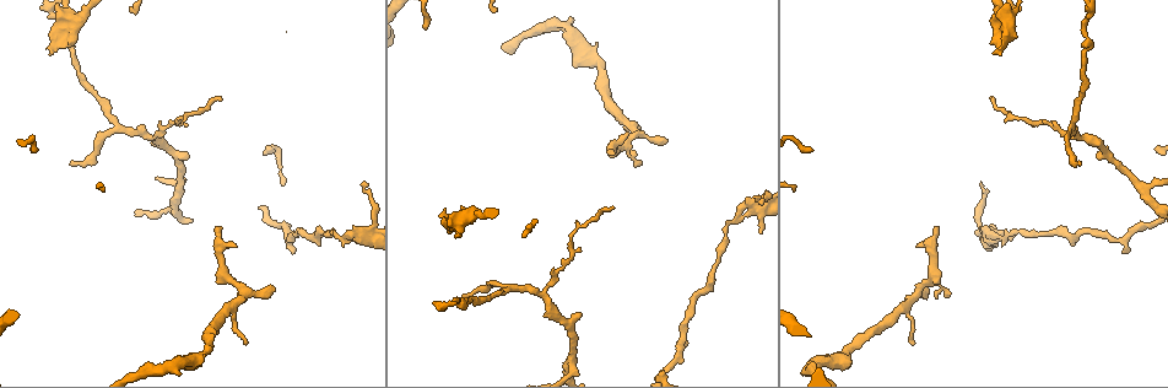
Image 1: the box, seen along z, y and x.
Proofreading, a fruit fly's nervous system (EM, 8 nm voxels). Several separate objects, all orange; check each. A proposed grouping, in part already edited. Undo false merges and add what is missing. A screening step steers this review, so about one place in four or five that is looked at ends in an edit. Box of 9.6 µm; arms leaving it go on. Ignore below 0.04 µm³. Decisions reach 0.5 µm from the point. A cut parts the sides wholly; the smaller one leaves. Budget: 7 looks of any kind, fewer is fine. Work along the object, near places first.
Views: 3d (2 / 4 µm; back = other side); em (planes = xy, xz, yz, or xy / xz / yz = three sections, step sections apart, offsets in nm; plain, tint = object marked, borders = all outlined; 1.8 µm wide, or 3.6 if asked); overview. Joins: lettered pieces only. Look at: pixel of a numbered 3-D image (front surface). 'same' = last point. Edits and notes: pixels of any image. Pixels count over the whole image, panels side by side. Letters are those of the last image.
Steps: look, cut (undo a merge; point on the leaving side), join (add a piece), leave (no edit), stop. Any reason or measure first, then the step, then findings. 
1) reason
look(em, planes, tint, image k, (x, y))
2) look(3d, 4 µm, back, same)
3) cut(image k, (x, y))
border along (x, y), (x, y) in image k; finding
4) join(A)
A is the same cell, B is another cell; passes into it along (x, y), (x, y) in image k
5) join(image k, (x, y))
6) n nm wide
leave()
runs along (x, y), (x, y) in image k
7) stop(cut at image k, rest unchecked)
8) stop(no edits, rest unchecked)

look(3d, 2 µm, image 1, (994, 97))

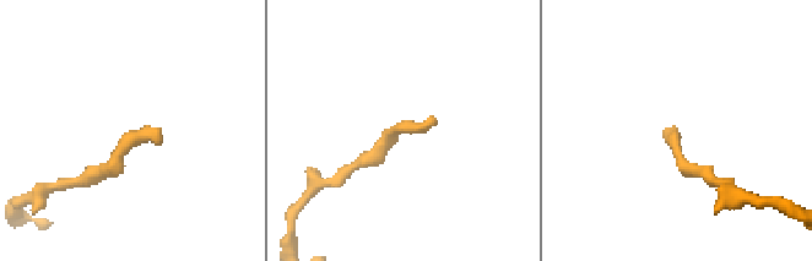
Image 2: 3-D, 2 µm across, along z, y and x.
need the tissue
look(em, planes, borders, image 2, (158, 131))

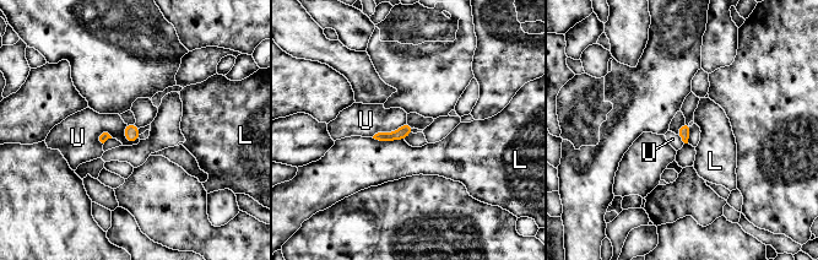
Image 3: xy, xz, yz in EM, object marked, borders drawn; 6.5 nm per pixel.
leave()
L and U are other cells; border along (406, 120), (394, 130), (372, 136) in image 3; none of them fits

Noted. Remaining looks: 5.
free end
look(em, xy, step 4, borders, image 1, (70, 46))

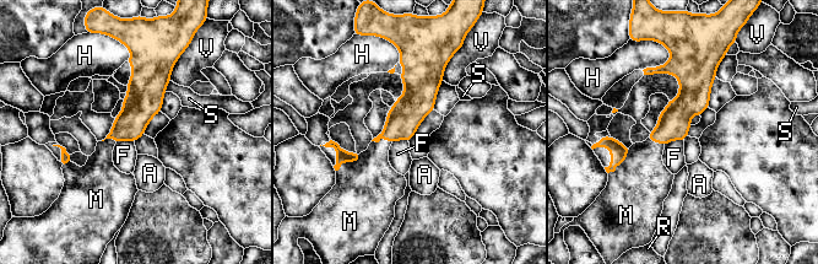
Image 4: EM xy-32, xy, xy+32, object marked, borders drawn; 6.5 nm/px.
join(M)
M is the same cell, A, F, H, R, S and V are other cells; passes into it along (341, 155), (350, 161), (364, 195) in image 4; the neuron continues

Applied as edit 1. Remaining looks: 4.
look(overview)

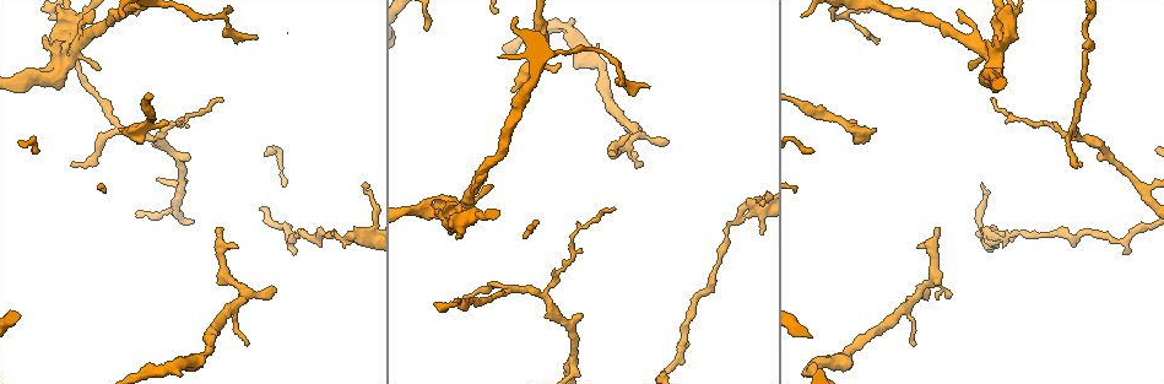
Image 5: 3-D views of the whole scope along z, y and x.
branch stops here
look(3d, 4 µm, back, image 5, (364, 183))

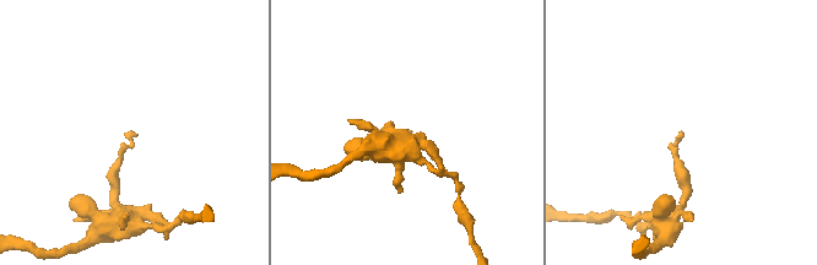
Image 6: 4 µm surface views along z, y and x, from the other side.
now the EM
look(em, 3.6 µm, planes, borders, image 6, (137, 135))

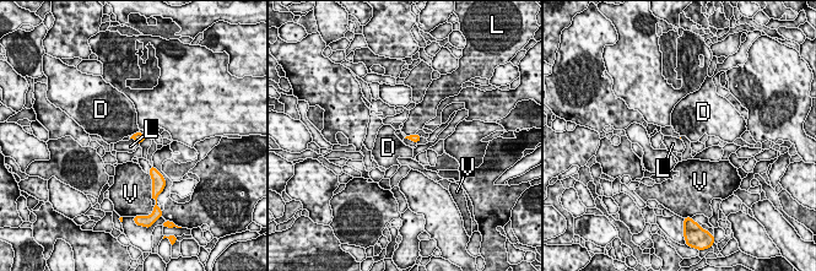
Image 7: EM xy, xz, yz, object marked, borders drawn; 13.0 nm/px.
leave()
D, L and V are other cells; border along (130, 137), (139, 145) in image 7; none of them fits

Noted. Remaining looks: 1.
stop(join at image 4, rest unchecked)

